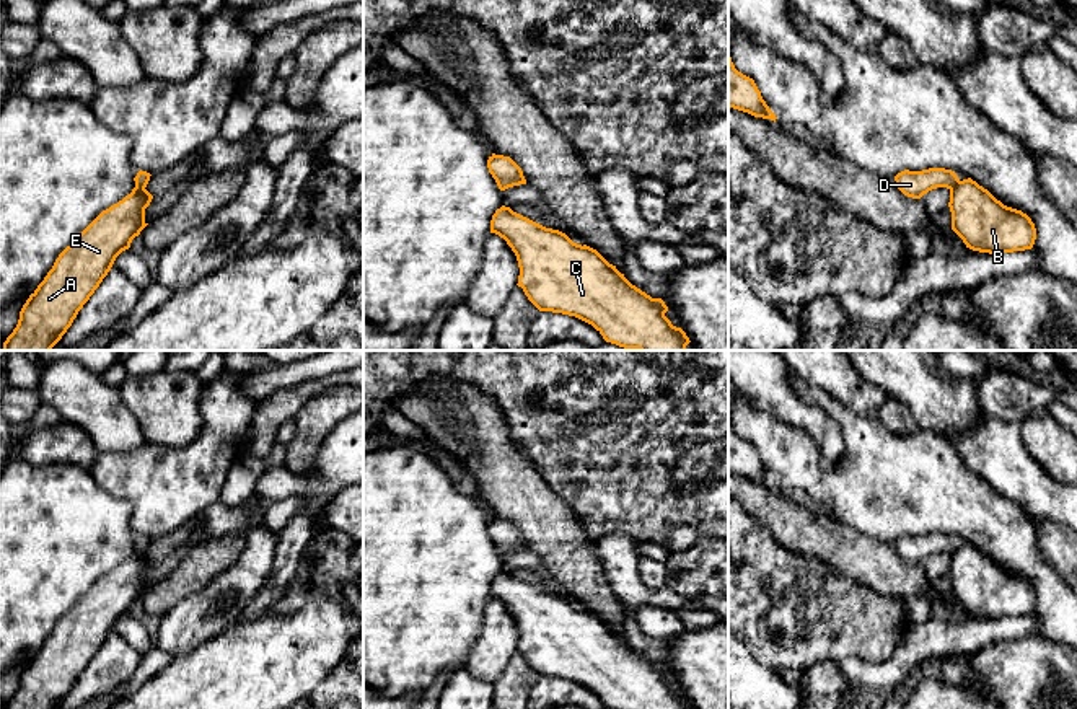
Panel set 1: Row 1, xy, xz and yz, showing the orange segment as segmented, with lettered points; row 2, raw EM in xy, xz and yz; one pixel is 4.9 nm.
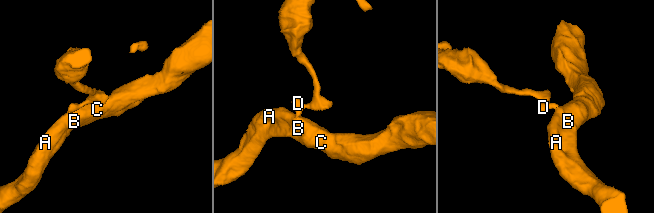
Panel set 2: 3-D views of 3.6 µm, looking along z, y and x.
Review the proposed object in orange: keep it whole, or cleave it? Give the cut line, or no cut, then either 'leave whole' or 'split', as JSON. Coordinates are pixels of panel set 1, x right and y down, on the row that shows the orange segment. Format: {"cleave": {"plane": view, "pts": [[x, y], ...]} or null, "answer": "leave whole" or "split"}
{"cleave": {"plane": "yz", "pts": [[960, 181], [950, 189]]}, "answer": "split"}

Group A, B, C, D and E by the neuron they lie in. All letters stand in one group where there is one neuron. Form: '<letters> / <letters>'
A B C E / D

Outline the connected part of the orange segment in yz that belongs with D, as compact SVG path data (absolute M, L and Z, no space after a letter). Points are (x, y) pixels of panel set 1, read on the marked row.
M929 168L922 171L904 170L895 176L898 189L912 199L921 199L932 189L947 187L952 189L960 183L958 176L952 170Z

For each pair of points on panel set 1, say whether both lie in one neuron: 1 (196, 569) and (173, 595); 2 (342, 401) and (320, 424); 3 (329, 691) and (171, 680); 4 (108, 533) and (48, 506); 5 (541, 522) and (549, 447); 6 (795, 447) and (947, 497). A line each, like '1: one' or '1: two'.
1: one
2: one
3: two
4: one
5: two
6: one

